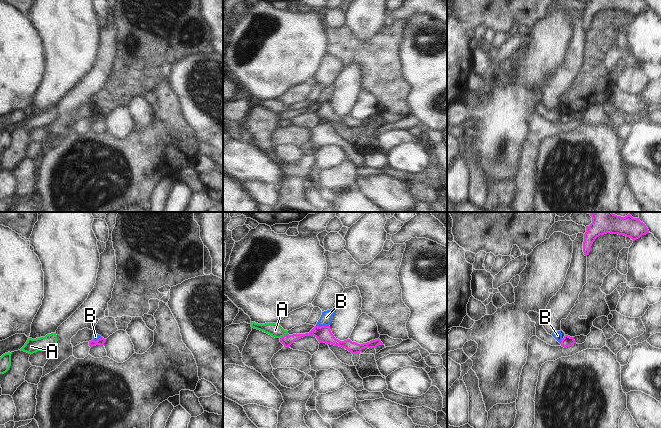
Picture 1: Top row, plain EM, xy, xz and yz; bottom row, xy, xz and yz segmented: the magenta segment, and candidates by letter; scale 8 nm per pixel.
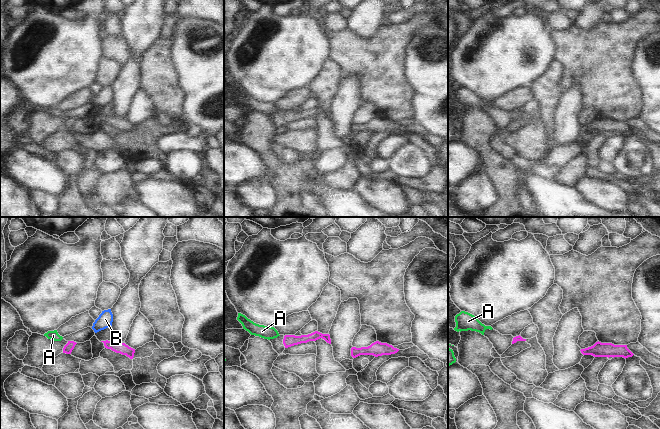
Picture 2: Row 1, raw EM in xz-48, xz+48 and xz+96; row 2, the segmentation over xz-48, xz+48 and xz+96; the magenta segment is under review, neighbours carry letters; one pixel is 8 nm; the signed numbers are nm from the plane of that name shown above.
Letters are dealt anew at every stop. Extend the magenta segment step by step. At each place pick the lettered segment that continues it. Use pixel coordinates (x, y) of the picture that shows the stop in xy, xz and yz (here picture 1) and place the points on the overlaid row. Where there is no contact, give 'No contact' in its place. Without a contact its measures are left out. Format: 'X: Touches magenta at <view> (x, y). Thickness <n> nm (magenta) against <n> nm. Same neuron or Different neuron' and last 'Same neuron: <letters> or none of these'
A: Touches magenta at xz (284, 335). Thickness 90 nm (magenta) against 110 nm. Different neuron
B: Touches magenta at xz (322, 326). Thickness 130 nm (magenta) against 90 nm. Different neuron
Same neuron: none of these.

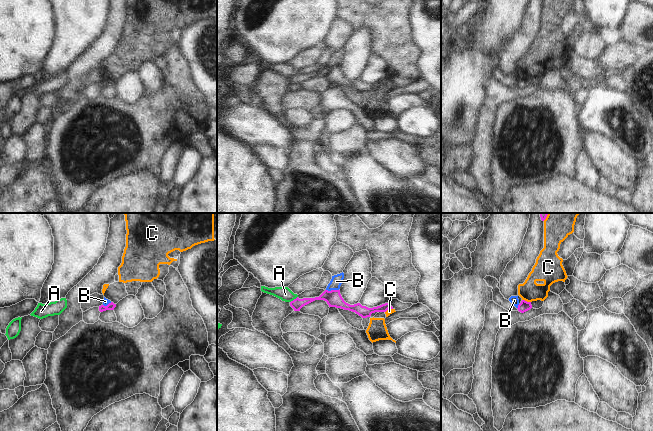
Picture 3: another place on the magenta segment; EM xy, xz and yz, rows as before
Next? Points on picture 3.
A: Touches magenta at xz (294, 299). Thickness 90 nm (magenta) against 110 nm. Different neuron
B: Touches magenta at xz (332, 290). Thickness 130 nm (magenta) against 90 nm. Different neuron
C: Touches magenta at yz (526, 301). Thickness 90 nm (magenta) against 160 nm. Different neuron
Same neuron: none of these.

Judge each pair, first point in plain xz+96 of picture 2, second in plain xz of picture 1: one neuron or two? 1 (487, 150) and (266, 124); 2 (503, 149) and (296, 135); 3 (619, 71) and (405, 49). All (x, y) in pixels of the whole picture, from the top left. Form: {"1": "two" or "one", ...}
{"1": "one", "2": "two", "3": "two"}

